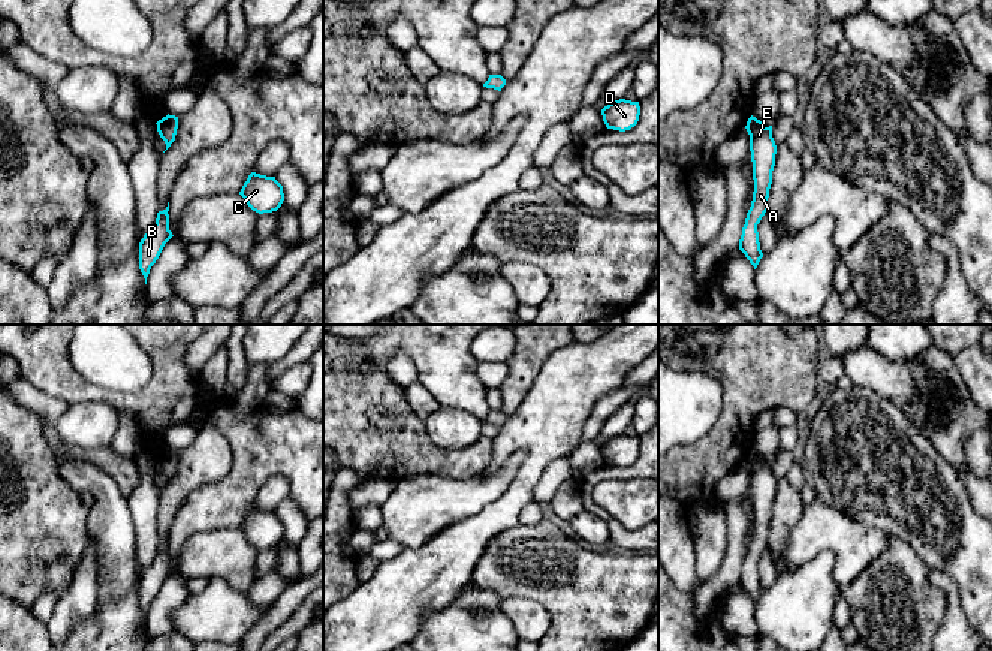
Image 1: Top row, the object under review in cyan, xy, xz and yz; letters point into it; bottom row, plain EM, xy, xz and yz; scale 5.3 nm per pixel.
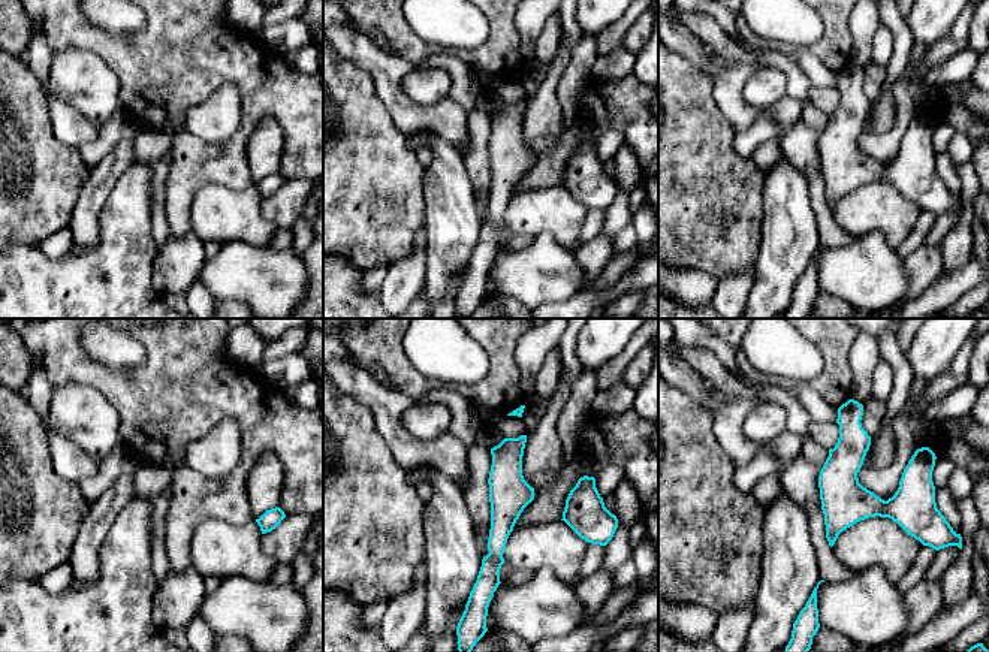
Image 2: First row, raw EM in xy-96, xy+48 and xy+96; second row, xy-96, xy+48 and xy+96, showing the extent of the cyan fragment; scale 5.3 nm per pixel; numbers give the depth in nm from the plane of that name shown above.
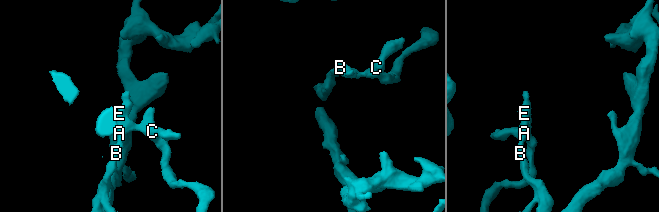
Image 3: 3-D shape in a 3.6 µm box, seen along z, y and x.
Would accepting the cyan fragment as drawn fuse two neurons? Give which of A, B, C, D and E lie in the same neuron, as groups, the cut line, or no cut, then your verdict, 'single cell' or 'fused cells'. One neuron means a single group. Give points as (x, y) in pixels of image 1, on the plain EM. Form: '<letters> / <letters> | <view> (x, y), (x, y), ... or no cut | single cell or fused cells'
A B C D E | no cut | single cell

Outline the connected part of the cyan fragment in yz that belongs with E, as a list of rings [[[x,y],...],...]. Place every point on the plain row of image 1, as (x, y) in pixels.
[[[750,452],[745,461],[750,470],[750,486],[753,497],[754,527],[751,542],[747,548],[745,560],[739,575],[739,585],[750,599],[757,603],[763,588],[760,585],[757,560],[768,546],[772,506],[775,501],[777,480],[772,473],[772,461],[765,462],[763,456]]]

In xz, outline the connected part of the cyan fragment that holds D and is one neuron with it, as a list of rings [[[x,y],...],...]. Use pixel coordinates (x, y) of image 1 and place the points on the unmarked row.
[[[619,434],[604,441],[601,450],[607,464],[625,467],[637,459],[640,441],[639,437]]]

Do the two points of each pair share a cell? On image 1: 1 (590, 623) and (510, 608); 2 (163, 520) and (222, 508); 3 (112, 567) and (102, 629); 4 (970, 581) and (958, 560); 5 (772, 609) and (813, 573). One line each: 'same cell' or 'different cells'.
1: different cells
2: different cells
3: different cells
4: same cell
5: same cell

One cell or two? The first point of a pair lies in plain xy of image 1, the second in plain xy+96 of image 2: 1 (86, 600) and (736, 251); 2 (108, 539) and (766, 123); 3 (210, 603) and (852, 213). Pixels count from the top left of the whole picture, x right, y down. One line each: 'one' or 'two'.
1: two
2: two
3: two

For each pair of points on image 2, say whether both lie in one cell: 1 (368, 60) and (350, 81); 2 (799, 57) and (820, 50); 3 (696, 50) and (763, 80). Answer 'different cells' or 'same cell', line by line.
1: different cells
2: different cells
3: different cells

